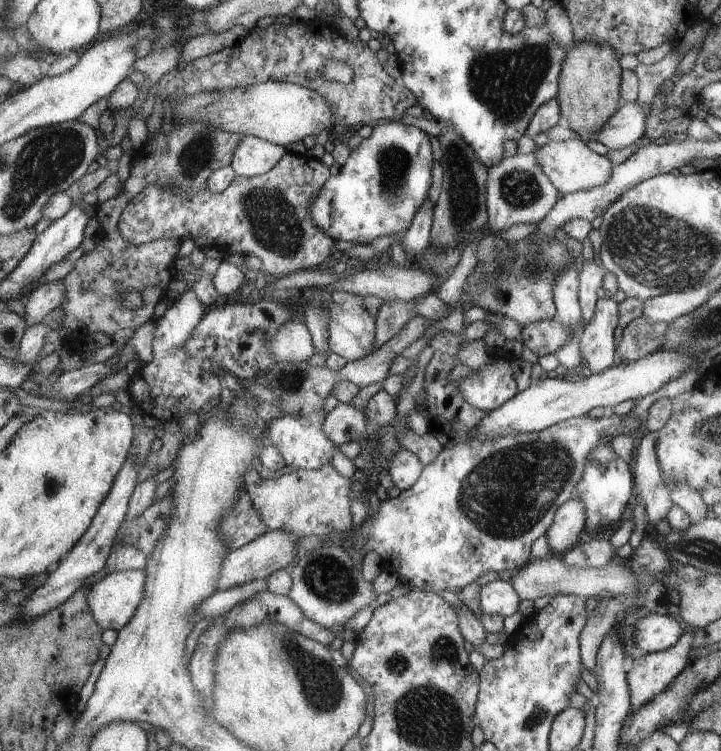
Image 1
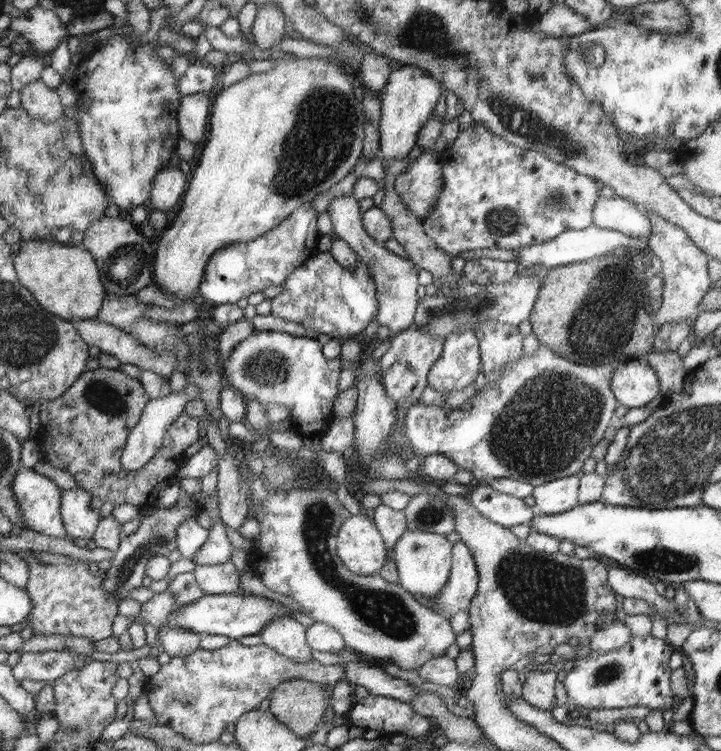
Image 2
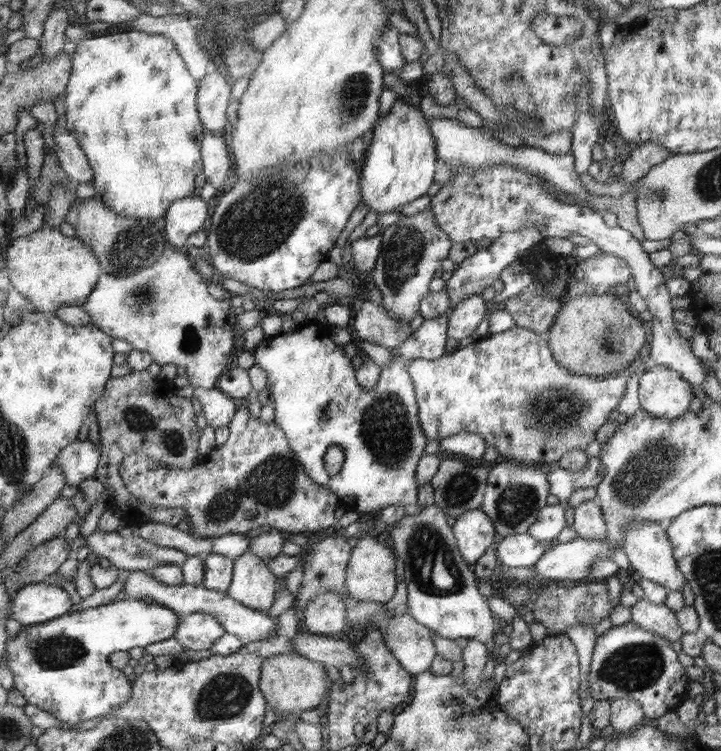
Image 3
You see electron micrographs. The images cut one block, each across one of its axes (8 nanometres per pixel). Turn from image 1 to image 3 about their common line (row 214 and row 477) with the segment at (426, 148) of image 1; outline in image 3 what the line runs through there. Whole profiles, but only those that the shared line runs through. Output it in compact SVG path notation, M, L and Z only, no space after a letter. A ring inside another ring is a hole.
M448 313L434 319L425 319L420 328L418 328L417 331L414 331L412 336L410 336L405 343L402 343L398 348L392 349L393 356L395 357L383 366L379 381L372 390L364 389L357 378L354 378L354 368L352 368L352 364L350 364L351 358L348 358L348 356L344 354L345 345L336 344L336 342L330 338L331 327L328 325L322 325L315 321L300 325L300 328L296 331L289 333L283 331L279 335L265 338L262 342L260 342L260 344L258 344L258 348L254 350L253 357L255 364L258 364L260 368L263 368L267 374L267 385L265 388L269 392L269 398L274 403L275 419L273 422L285 431L285 435L289 439L290 448L293 449L293 452L296 454L298 461L301 462L302 467L305 468L305 471L309 473L309 475L313 477L318 484L325 485L326 487L329 487L330 492L337 493L337 495L342 499L344 508L350 511L355 510L360 515L373 515L376 517L379 514L378 512L380 512L383 508L395 505L399 506L399 504L401 504L401 507L404 507L406 515L416 515L424 509L421 508L421 503L418 501L420 483L418 483L417 480L416 468L420 463L422 456L426 455L426 453L424 453L424 449L427 445L428 437L425 435L424 429L420 424L420 419L418 417L419 407L417 404L416 386L413 384L413 379L409 375L406 363L407 360L414 360L416 358L438 360L441 356L444 356L444 350L446 350L446 339L448 337L448 321ZM333 446L339 446L345 455L341 471L336 474L331 474L325 468L326 452L328 452L329 448Z

